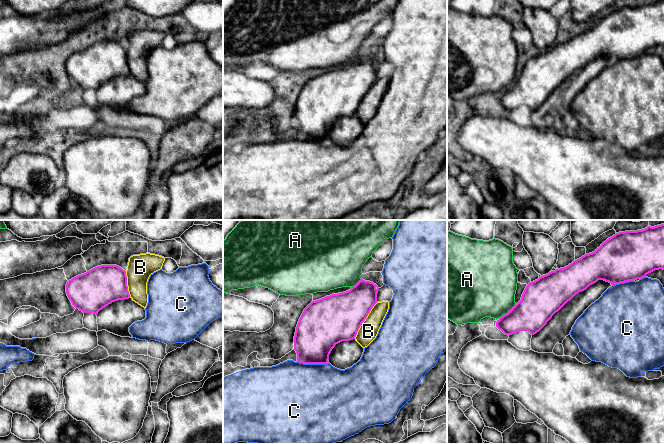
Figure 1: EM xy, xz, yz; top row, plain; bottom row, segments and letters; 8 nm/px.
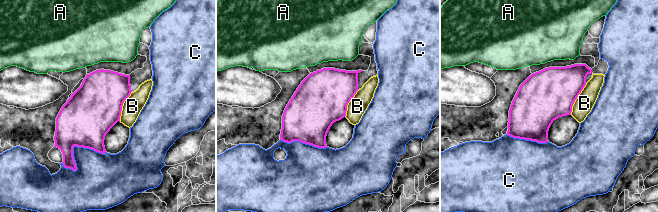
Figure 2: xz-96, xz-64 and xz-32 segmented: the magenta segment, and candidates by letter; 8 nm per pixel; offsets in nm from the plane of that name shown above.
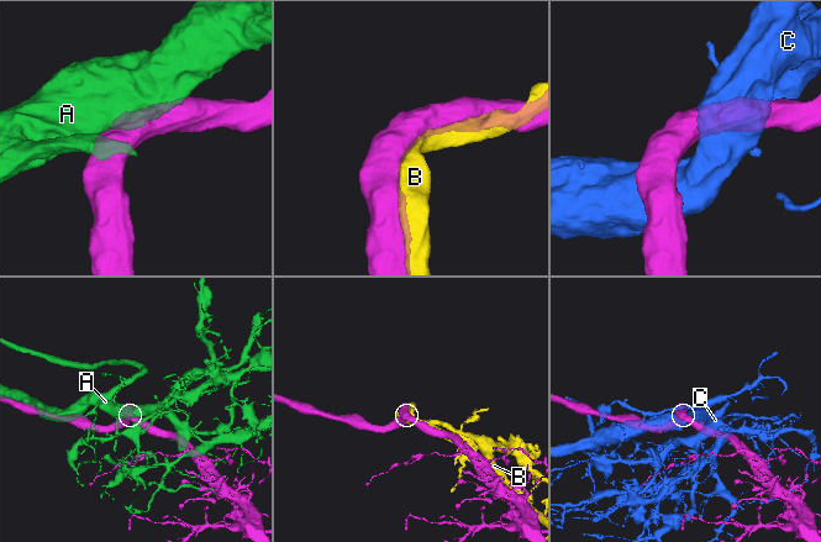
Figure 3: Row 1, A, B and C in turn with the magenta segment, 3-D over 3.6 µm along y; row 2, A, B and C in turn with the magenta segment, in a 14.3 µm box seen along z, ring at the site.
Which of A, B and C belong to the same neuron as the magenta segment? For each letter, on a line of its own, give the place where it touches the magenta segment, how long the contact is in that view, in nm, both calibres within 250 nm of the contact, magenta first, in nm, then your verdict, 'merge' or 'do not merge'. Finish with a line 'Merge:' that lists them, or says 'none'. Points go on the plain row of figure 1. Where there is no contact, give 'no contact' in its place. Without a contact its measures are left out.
A: yz (508, 88) | 190 nm | 300/440 nm | do not merge
B: xz (364, 96) | 340 nm | 380/150 nm | do not merge
C: xz (313, 139) | 260 nm | 340/500 nm | do not merge
Merge: none

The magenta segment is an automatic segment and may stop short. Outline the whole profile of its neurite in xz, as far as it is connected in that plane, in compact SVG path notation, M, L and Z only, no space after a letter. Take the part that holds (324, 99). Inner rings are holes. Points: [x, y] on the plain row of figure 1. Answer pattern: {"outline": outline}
{"outline": "M361 56L350 66L312 77L303 87L294 112L297 138L303 140L328 140L345 146L360 137L364 124L355 113L373 82L377 79L378 62Z"}

